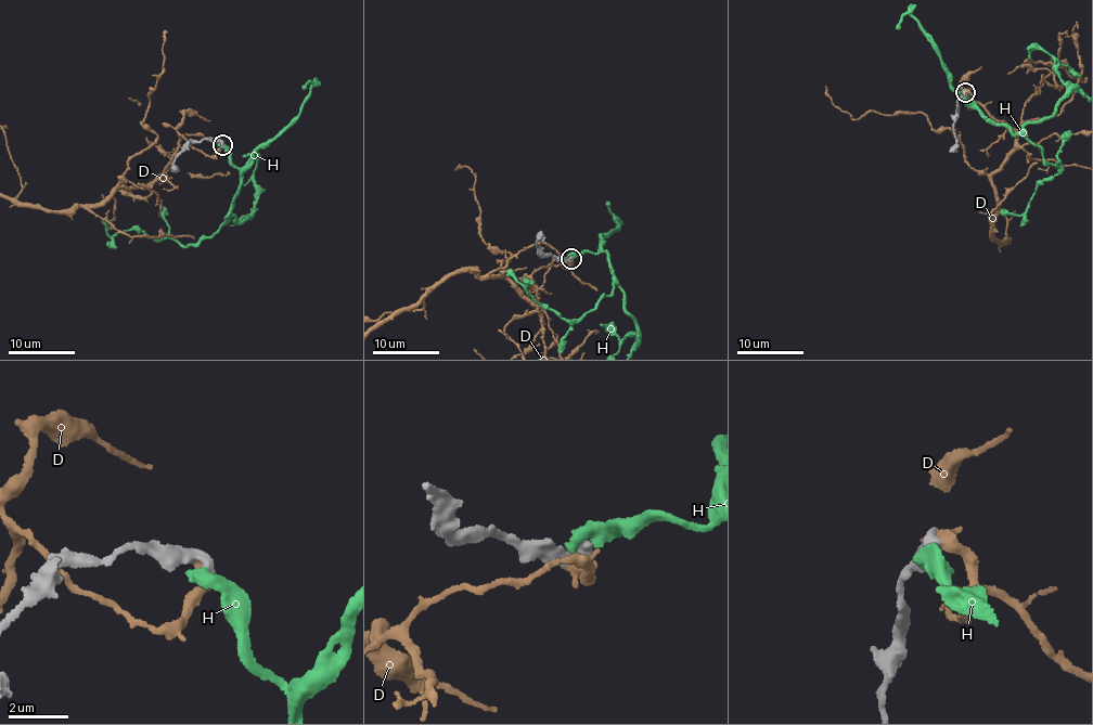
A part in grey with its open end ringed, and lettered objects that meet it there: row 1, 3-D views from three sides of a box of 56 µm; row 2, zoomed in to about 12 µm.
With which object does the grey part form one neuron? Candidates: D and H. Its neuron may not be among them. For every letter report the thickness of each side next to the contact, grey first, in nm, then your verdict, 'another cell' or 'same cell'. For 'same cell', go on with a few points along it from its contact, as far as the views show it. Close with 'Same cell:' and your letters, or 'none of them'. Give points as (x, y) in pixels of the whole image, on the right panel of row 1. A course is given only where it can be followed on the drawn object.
D: 550 nm thick on the grey side, 500 nm on the other; another cell
H: 400 nm thick on the grey side, 600 nm on the other; another cell
Same cell: none of them

